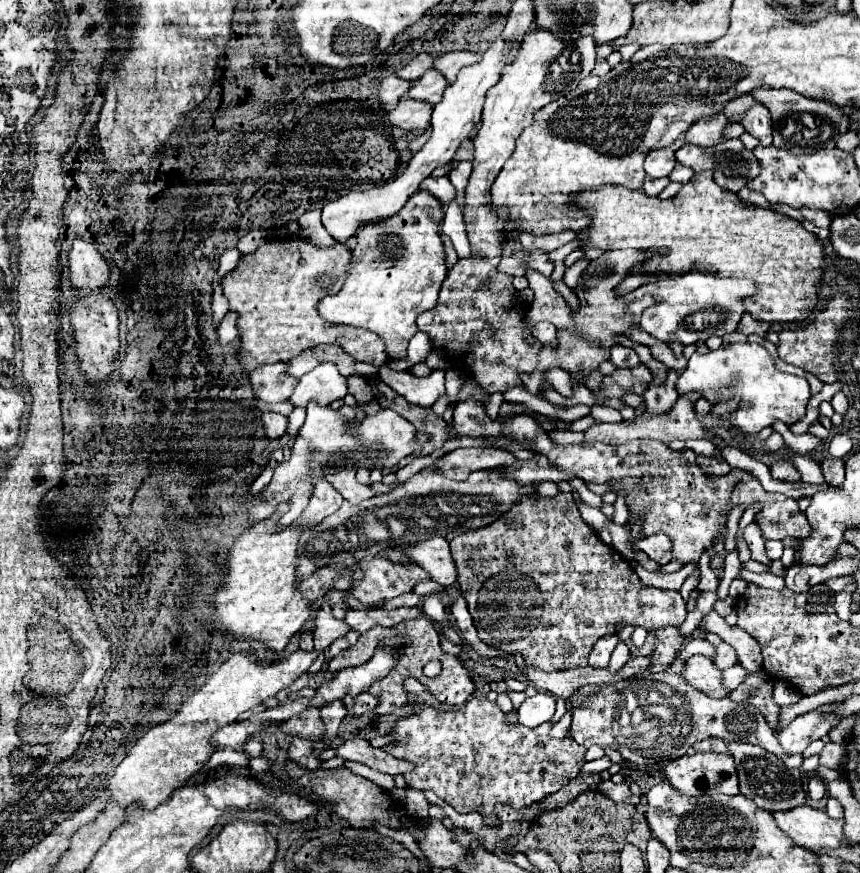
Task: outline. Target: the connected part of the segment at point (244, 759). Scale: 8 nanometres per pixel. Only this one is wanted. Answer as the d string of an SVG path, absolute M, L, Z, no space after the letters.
M224 747L224 749L218 749L212 759L206 763L204 769L216 769L220 765L240 765L240 767L246 767L250 761L250 755L246 753L238 753L234 751L232 747Z

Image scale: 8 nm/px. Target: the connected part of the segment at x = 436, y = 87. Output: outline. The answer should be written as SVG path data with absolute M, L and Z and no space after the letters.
M430 69L422 79L412 81L412 89L408 91L408 97L436 105L442 99L444 89L446 89L446 77L436 69Z

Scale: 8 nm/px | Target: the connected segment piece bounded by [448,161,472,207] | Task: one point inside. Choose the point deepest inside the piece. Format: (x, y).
(459, 175)

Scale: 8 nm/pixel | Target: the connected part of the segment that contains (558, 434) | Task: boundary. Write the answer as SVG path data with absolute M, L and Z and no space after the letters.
M552 431L548 433L548 436L550 439L559 445L569 445L569 444L574 444L574 445L580 445L582 441L584 441L584 435L583 432L574 432L574 431Z

